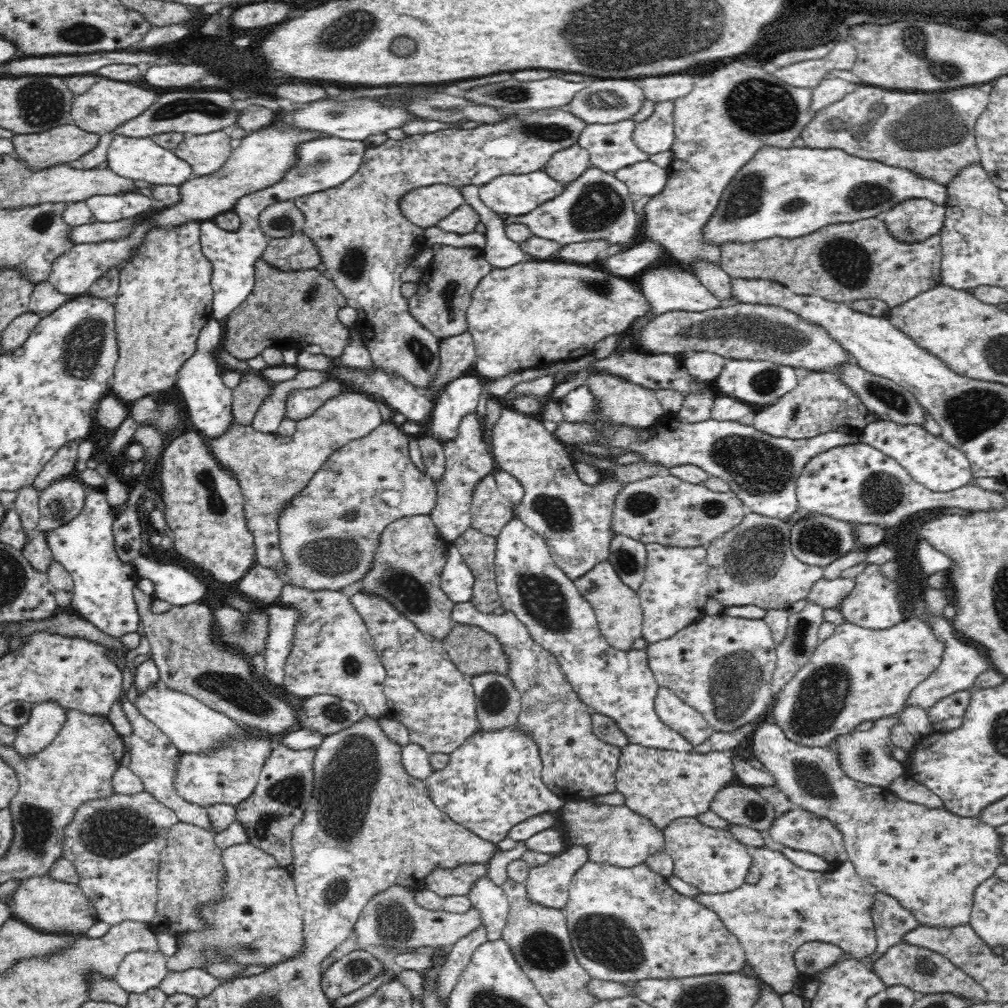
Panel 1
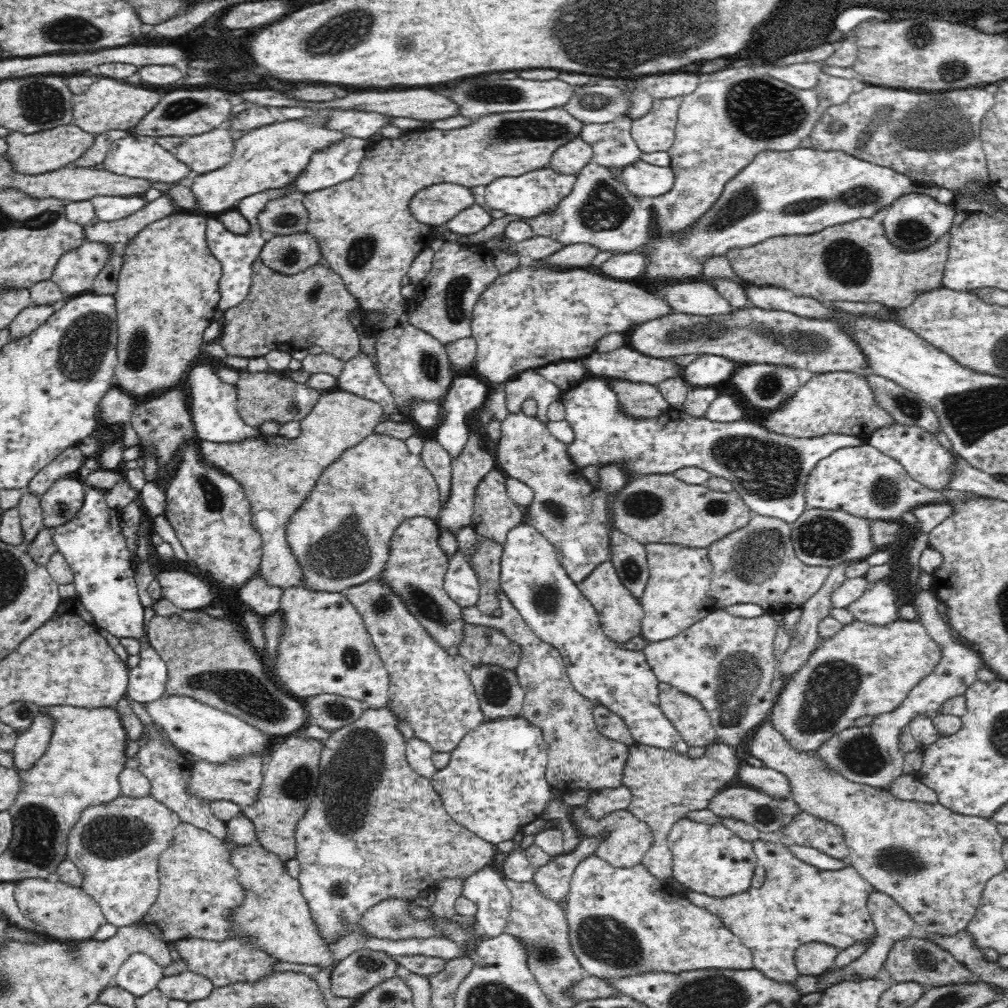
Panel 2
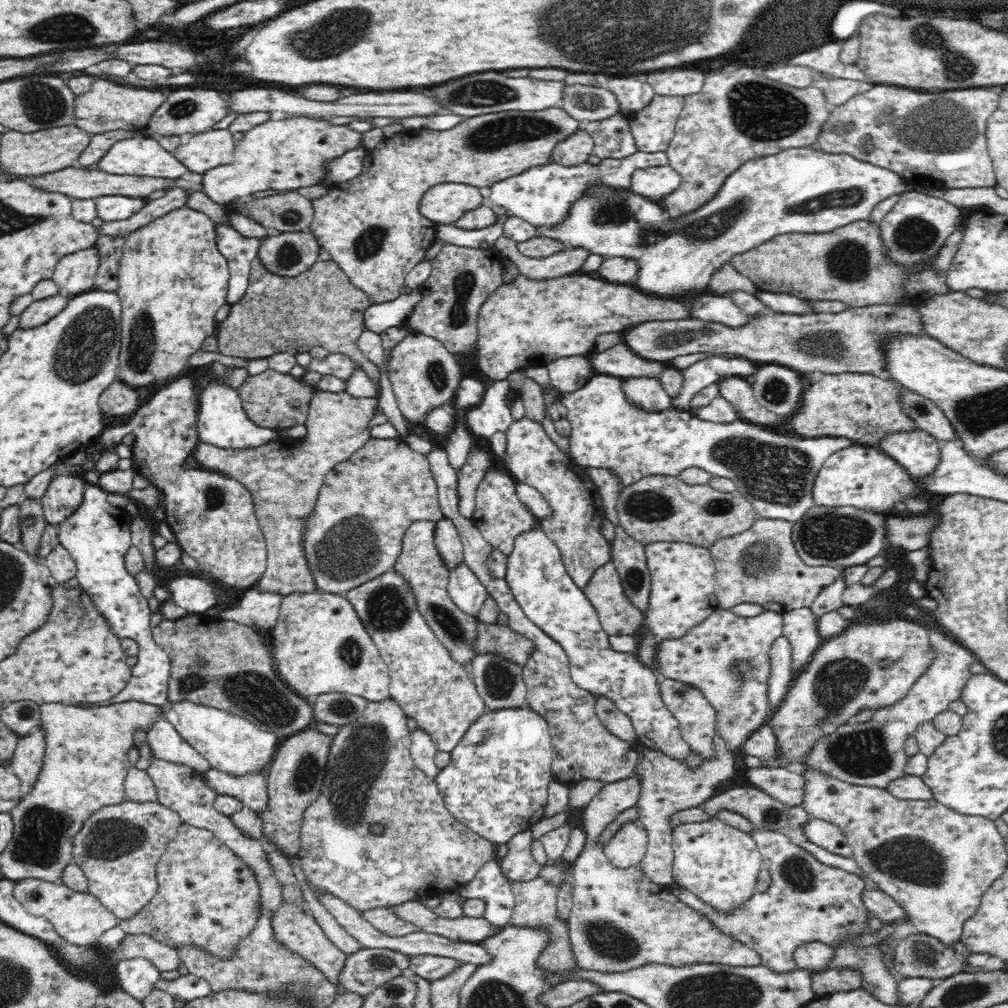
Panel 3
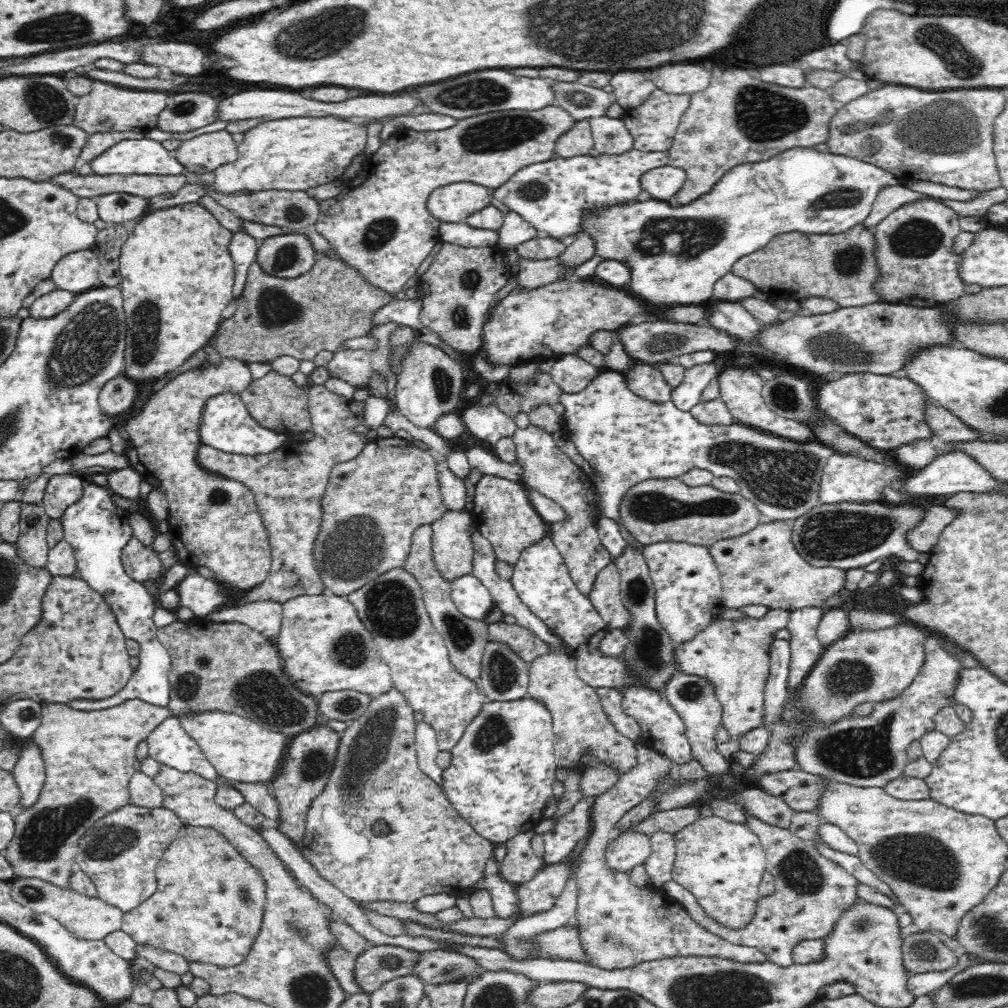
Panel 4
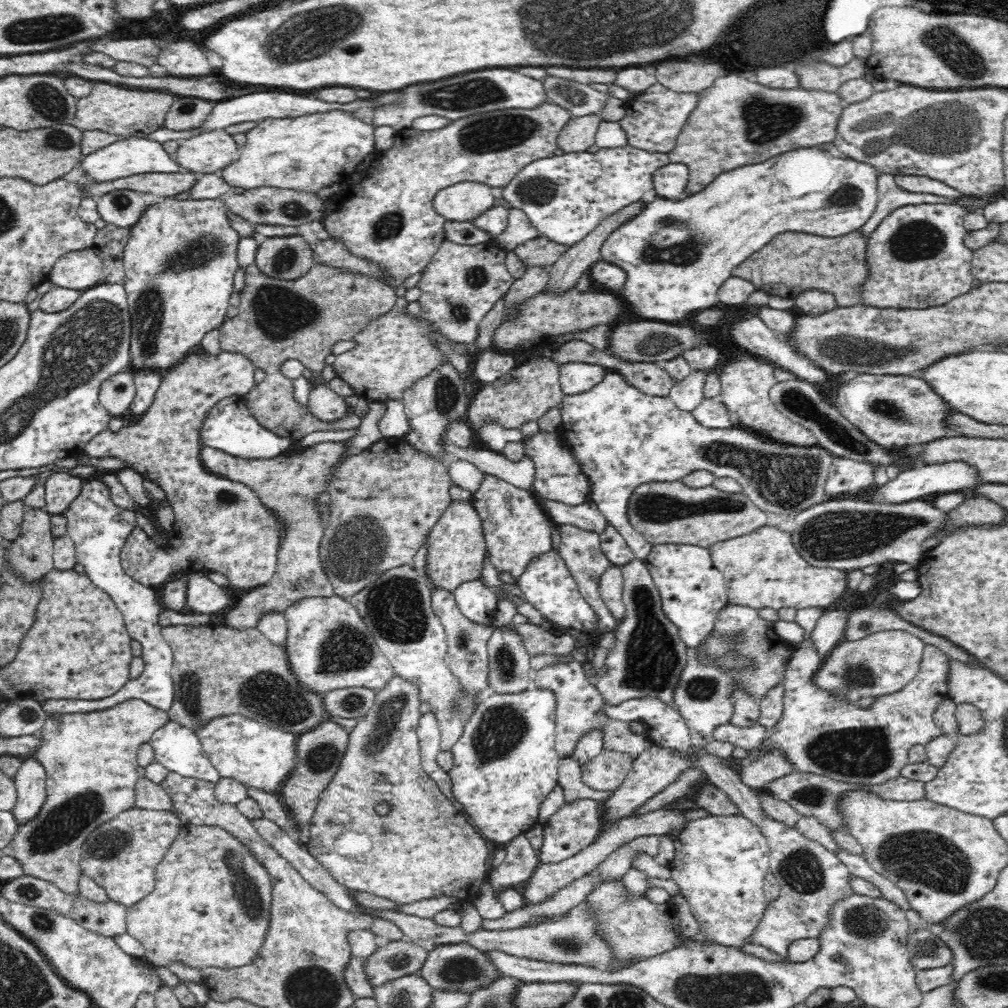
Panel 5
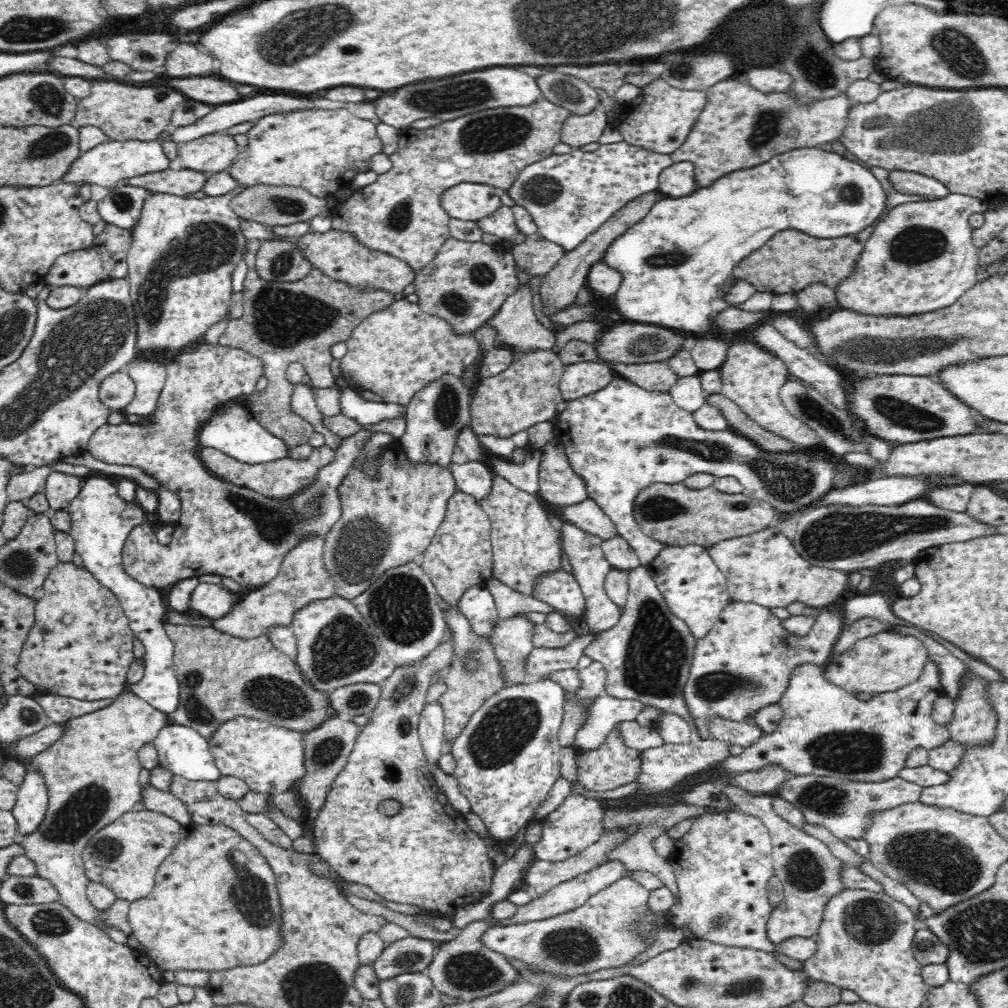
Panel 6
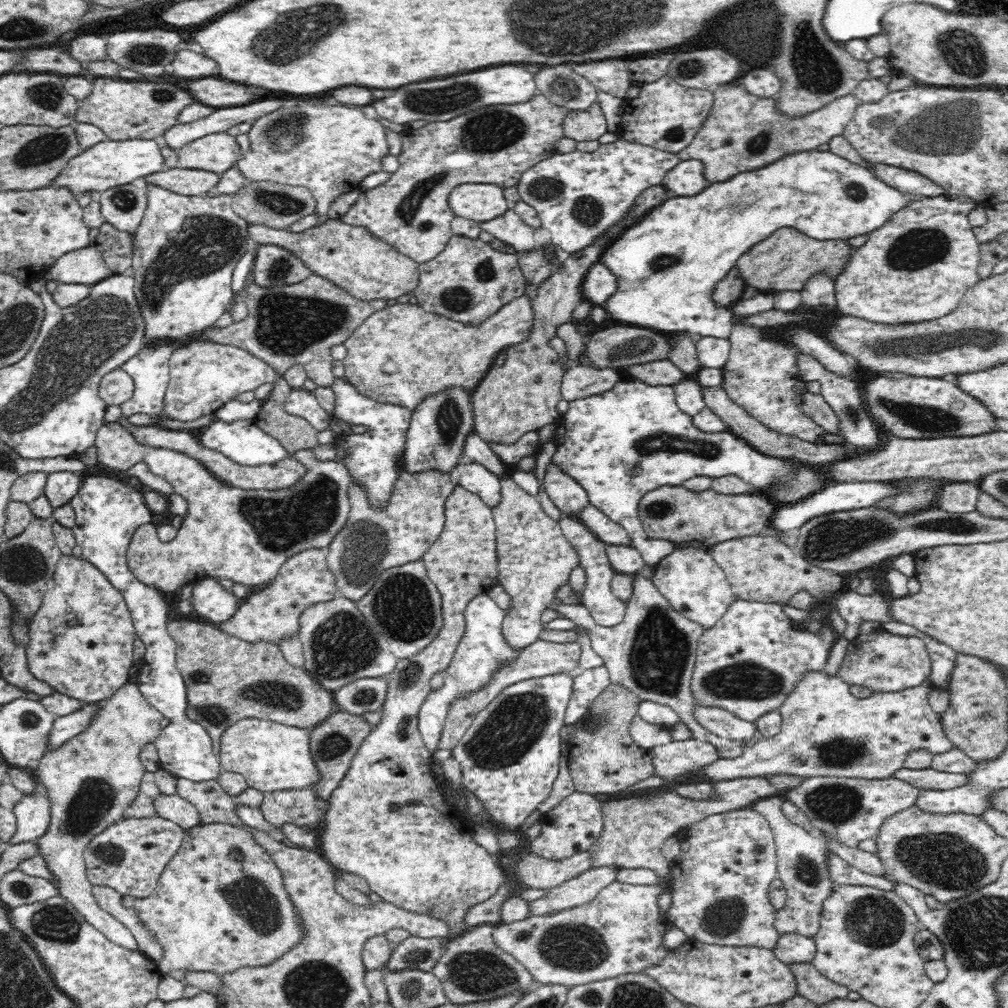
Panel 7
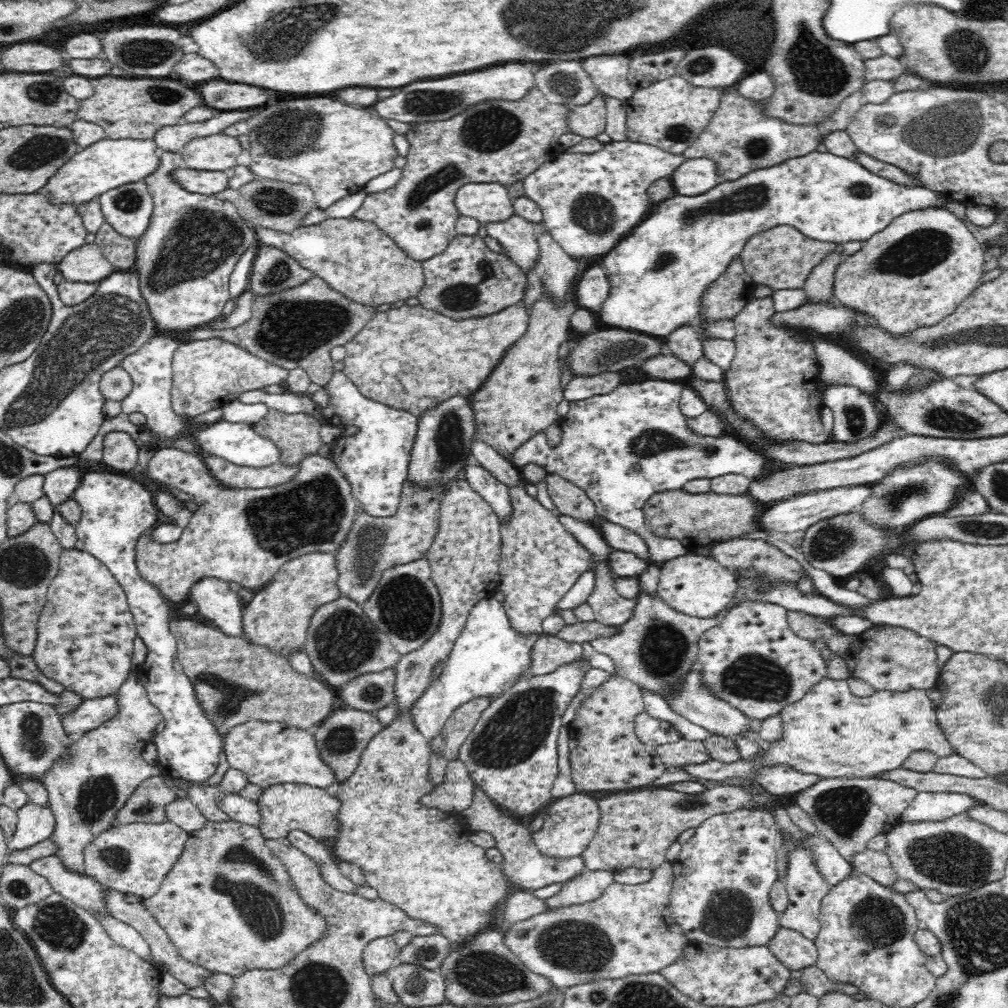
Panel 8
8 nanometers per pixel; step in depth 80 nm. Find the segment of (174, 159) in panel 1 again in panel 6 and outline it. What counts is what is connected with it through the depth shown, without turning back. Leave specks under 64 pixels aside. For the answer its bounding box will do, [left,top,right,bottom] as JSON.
[59,139,172,189]

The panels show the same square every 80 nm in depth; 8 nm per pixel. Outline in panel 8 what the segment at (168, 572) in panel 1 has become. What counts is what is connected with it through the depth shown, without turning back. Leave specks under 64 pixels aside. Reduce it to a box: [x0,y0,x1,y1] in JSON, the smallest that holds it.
[189,577,248,640]

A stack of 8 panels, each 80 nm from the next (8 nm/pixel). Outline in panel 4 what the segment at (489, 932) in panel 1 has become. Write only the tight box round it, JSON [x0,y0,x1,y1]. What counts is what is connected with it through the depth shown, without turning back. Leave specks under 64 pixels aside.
[469,856,519,918]

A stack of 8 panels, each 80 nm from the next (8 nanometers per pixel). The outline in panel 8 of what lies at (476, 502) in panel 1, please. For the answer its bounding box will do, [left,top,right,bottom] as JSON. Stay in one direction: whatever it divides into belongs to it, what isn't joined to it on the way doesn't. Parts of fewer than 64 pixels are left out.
[498,485,597,635]

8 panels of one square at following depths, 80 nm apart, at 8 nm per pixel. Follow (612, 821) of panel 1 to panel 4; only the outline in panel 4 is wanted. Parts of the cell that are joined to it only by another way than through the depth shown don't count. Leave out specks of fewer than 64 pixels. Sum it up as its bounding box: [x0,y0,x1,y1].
[606,831,652,873]

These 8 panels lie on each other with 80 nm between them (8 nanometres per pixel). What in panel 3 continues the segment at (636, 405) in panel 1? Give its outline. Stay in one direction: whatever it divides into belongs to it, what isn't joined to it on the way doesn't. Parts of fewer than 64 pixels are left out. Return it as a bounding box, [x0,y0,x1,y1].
[623,376,671,410]

